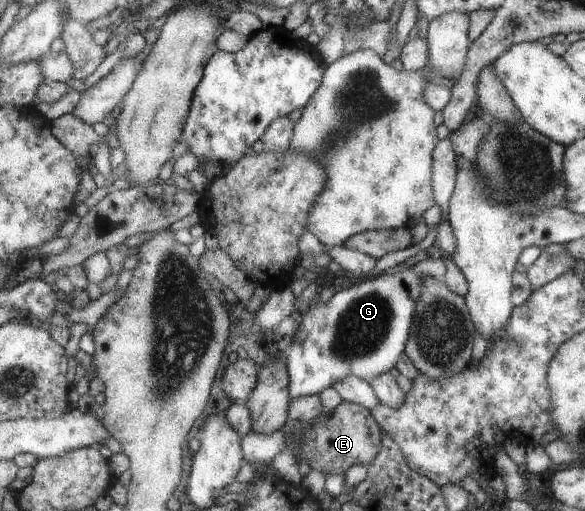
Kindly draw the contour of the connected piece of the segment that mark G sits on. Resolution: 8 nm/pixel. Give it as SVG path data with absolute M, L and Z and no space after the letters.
M401 267L397 273L381 274L364 278L363 281L337 289L329 301L313 301L297 314L299 323L291 351L288 351L285 361L290 374L290 398L308 397L334 387L335 383L343 381L349 375L357 375L371 382L379 375L389 373L401 355L406 354L407 343L413 329L413 319L417 311L417 301L421 299L421 289L426 276L421 276L412 267Z

